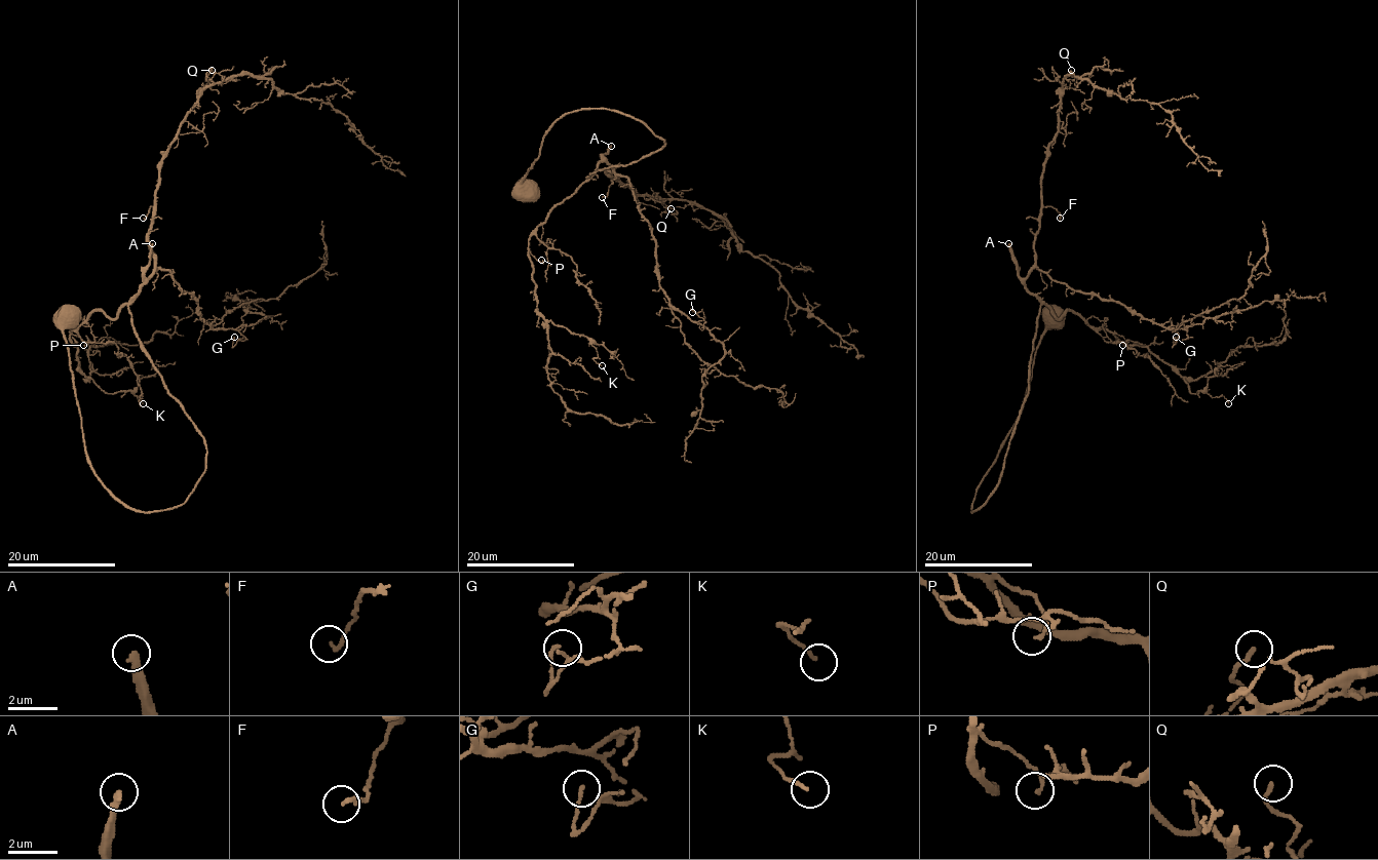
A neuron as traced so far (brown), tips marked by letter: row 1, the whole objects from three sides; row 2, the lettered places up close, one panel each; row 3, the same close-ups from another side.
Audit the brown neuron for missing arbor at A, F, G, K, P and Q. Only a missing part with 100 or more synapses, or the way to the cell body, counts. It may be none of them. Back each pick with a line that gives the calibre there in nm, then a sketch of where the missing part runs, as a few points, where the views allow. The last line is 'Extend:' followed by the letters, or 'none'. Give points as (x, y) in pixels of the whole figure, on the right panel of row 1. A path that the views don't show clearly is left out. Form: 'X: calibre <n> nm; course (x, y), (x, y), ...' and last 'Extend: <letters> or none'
A: calibre 280 nm
Extend: A

